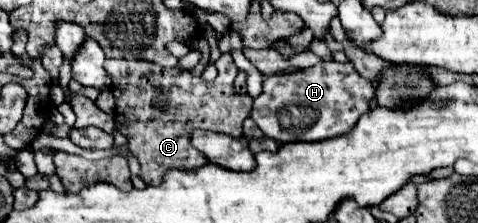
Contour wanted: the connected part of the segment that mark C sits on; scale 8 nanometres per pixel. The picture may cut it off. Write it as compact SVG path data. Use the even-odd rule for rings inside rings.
M228 53L220 55L218 59L218 77L212 83L206 83L202 77L192 75L190 71L184 71L180 67L176 69L164 69L156 63L150 61L126 61L126 59L106 59L104 69L112 77L112 93L116 99L116 111L114 111L114 131L122 133L128 143L130 151L140 163L140 177L144 183L158 185L162 179L162 173L166 169L198 169L206 163L206 157L198 153L190 145L190 133L194 129L206 129L206 131L216 131L232 137L242 137L242 123L244 119L250 117L252 111L252 97L240 95L234 91L234 77L238 73L232 57Z

